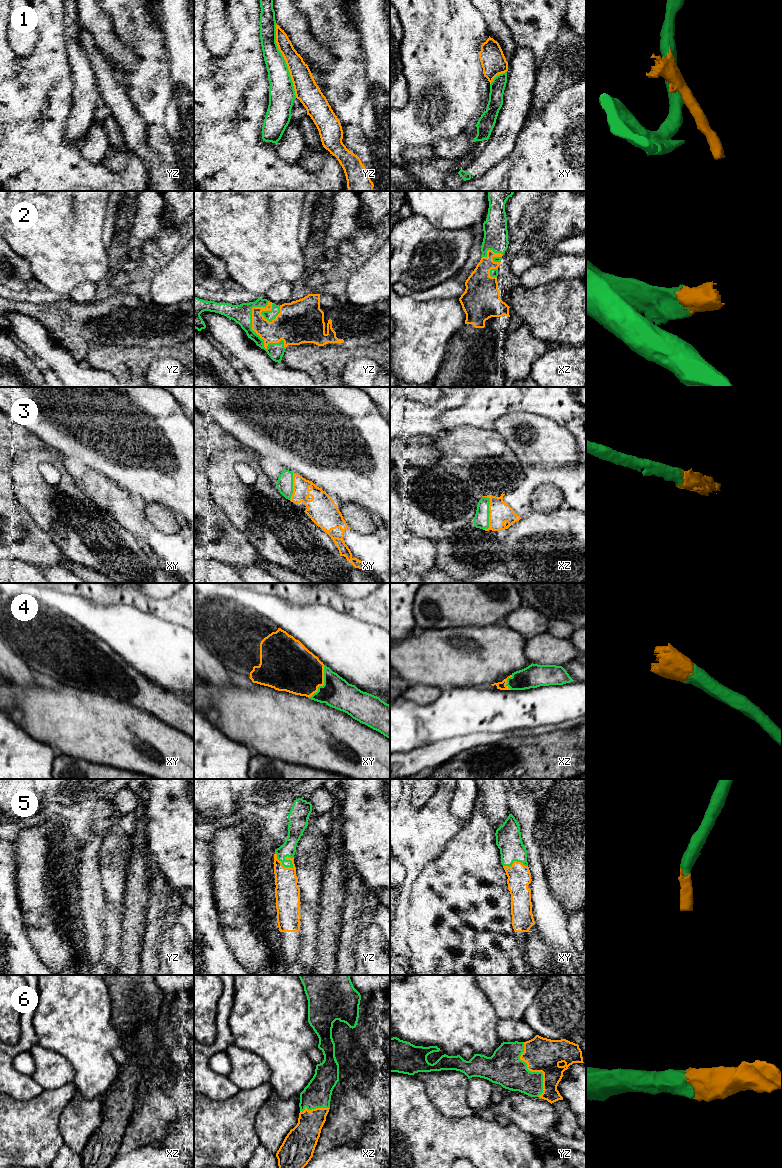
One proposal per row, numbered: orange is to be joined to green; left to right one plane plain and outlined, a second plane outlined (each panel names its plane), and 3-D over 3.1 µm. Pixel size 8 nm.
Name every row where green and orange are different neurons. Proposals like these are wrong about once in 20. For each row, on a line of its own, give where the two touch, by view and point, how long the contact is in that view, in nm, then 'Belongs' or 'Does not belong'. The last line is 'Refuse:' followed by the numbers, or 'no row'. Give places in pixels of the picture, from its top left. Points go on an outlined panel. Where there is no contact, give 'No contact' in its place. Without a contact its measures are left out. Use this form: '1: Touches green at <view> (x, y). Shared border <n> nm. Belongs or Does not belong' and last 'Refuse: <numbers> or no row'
1: Touches green at yz (284, 60). Shared border 600 nm. Does not belong
2: Touches green at yz (262, 339). Shared border 440 nm. Belongs
3: Touches green at xz (488, 514). Shared border 280 nm. Belongs
4: Touches green at xy (324, 683). Shared border 300 nm. Belongs
5: Touches green at yz (282, 864). Shared border 200 nm. Belongs
6: Touches green at yz (533, 1072). Shared border 460 nm. Belongs
Refuse: 1

